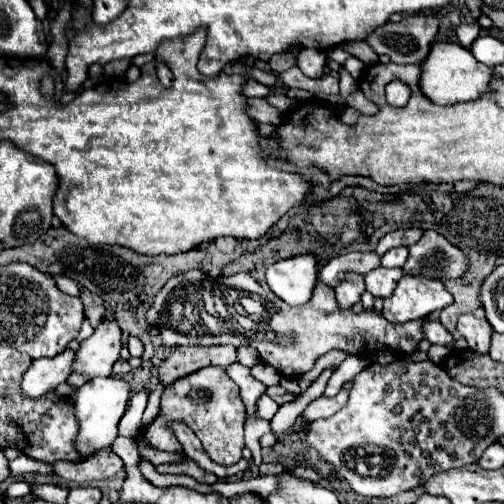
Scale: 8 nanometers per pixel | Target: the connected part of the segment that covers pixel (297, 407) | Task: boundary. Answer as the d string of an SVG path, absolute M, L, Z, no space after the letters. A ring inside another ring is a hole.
M333 369L323 371L321 377L319 377L315 383L311 383L311 387L309 387L307 391L303 391L293 403L285 403L285 405L279 407L279 411L277 411L275 417L271 419L271 431L273 431L275 435L283 435L287 429L291 429L291 425L297 421L297 417L303 413L303 409L305 409L313 399L321 397L321 393L323 393L323 389L325 389L331 373L333 373Z

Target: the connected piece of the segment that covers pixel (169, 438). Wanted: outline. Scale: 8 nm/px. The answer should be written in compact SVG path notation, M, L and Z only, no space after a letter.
M205 367L189 377L177 379L171 387L167 387L161 395L161 413L143 427L145 439L151 443L151 447L167 453L179 453L183 455L181 443L177 443L173 429L169 423L181 421L193 429L193 433L201 439L207 455L221 463L221 465L233 465L241 459L241 449L245 447L243 439L243 425L245 425L245 407L239 397L237 385L229 379L223 367Z

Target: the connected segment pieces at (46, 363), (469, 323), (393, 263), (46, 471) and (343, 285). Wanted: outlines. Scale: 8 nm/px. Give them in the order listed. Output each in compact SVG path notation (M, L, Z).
M65 349L63 353L51 357L51 359L35 359L33 365L23 375L21 389L29 397L41 397L49 391L53 391L57 385L65 383L71 375L71 367L75 361L75 351Z
M461 315L457 323L457 333L467 339L469 349L477 353L489 351L489 341L493 335L493 327L489 327L487 319L477 319L475 315Z
M397 247L397 249L389 249L383 255L383 267L403 267L407 261L407 249L405 247Z
M21 454L17 459L9 461L9 469L13 476L24 475L27 473L40 473L43 475L53 475L53 467L49 463L43 463L25 454Z
M347 273L345 279L335 287L337 303L341 309L351 309L355 303L361 301L361 295L365 293L365 281L363 275Z

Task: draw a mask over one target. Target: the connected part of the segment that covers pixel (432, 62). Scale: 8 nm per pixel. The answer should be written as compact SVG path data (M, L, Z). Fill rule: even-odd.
M435 41L429 55L421 63L421 93L437 105L453 105L457 101L471 101L483 93L489 93L489 81L493 79L491 67L479 63L471 51L457 43Z

